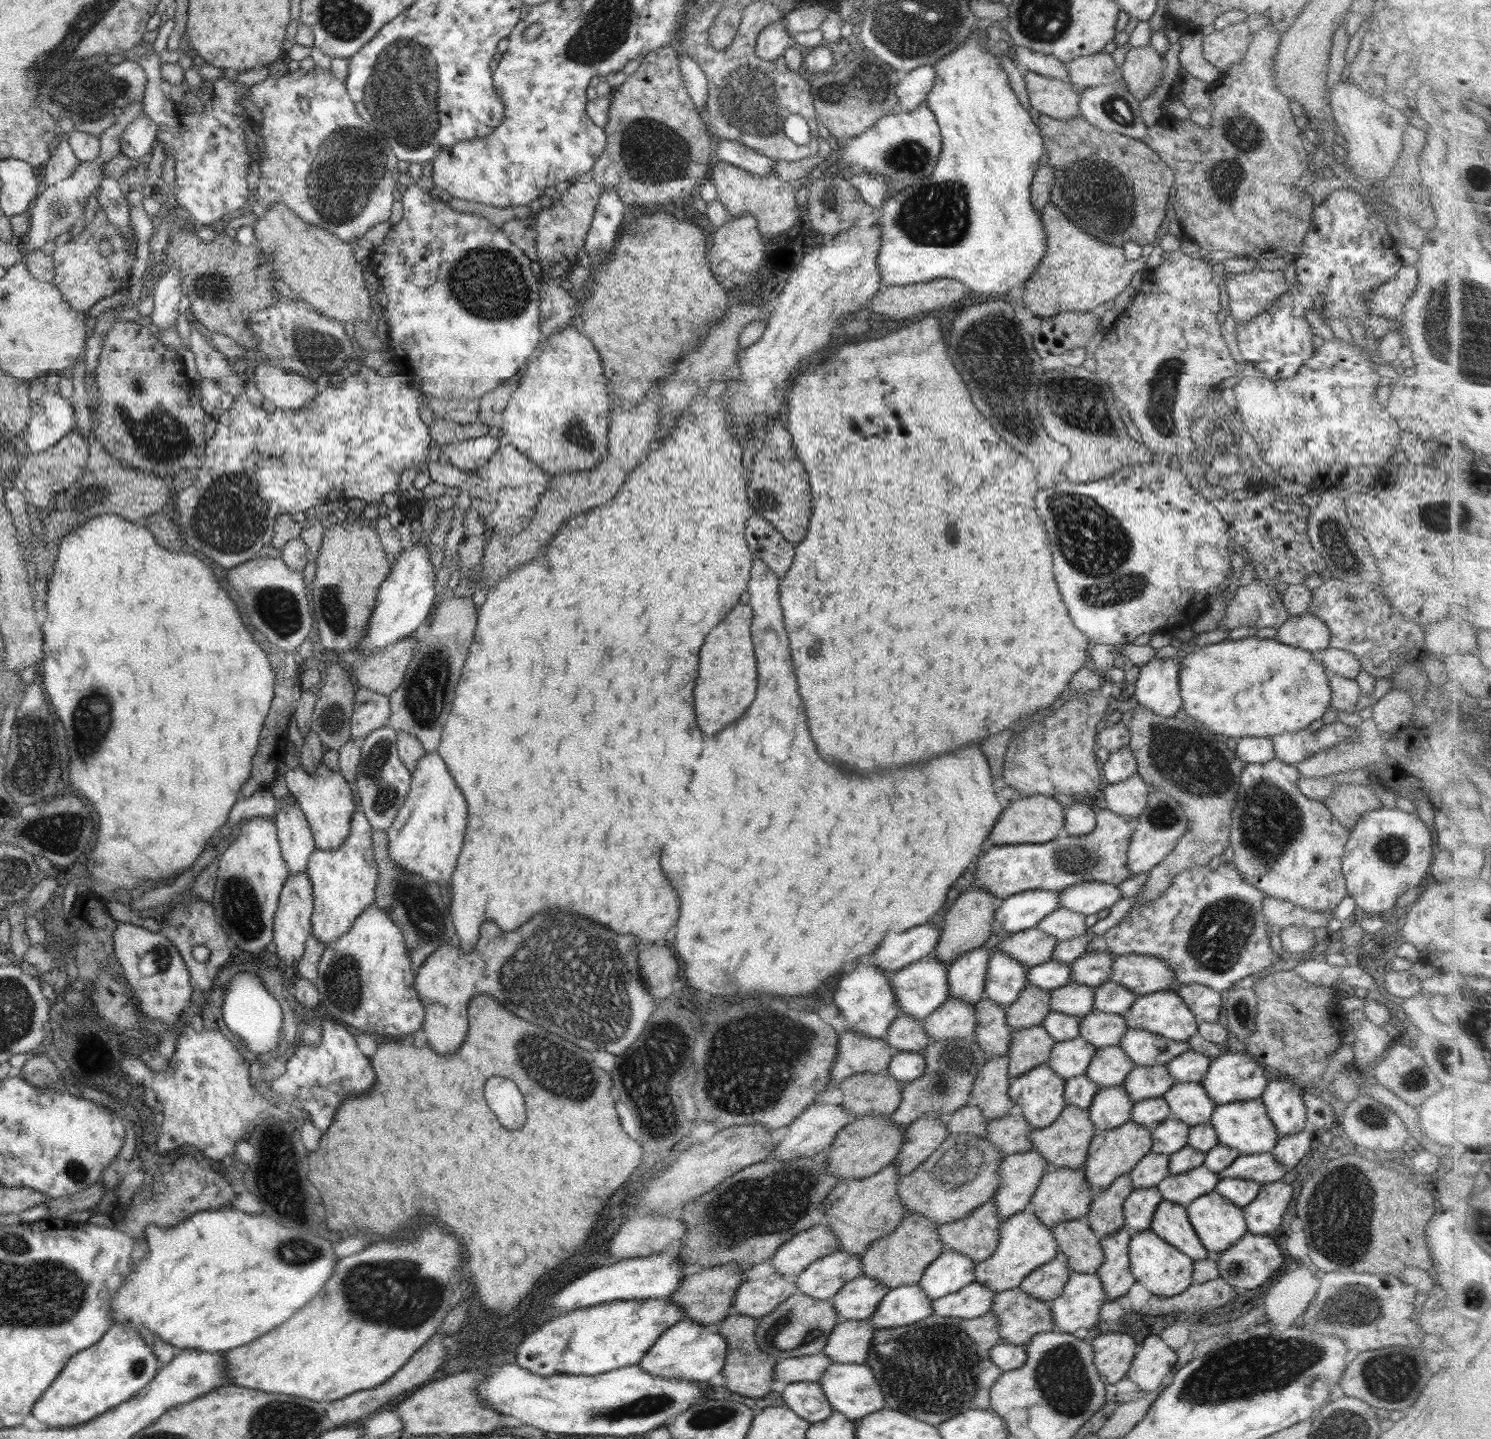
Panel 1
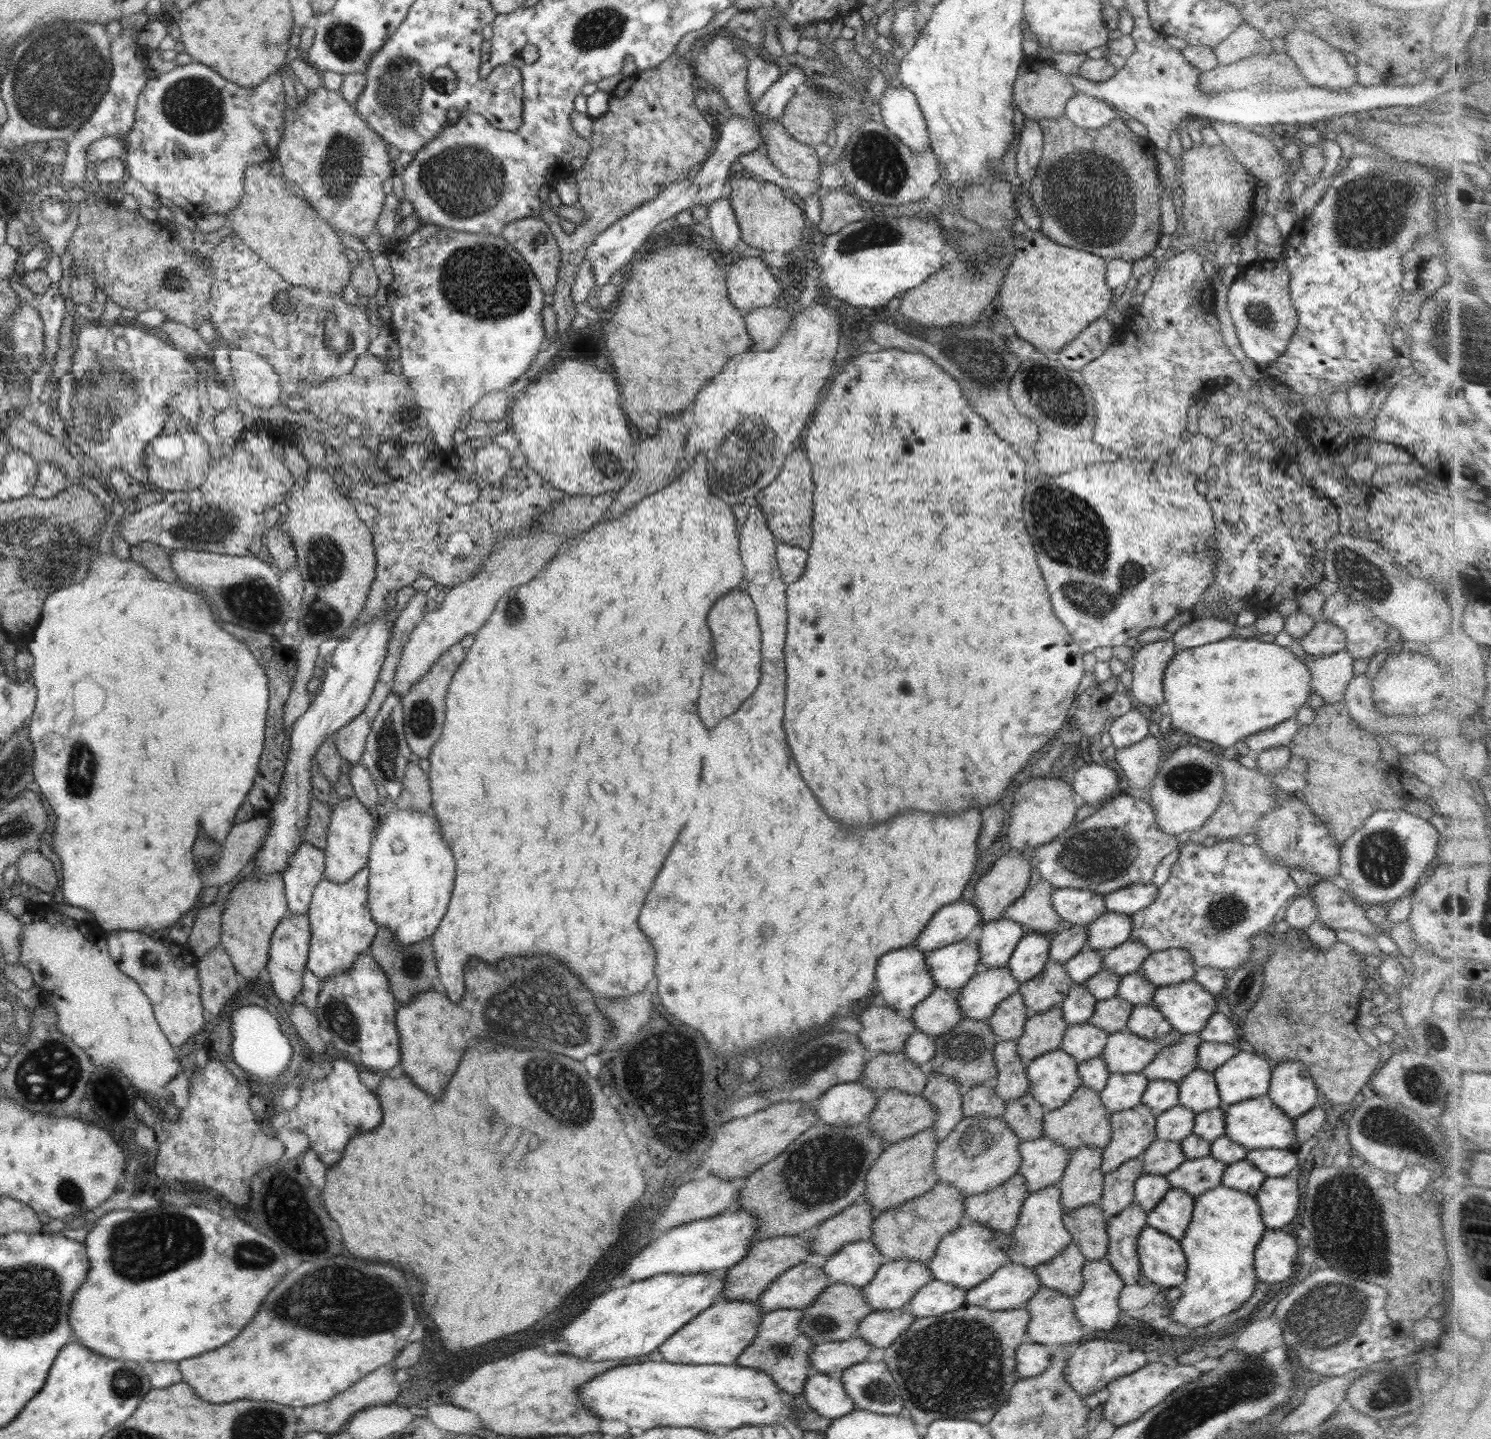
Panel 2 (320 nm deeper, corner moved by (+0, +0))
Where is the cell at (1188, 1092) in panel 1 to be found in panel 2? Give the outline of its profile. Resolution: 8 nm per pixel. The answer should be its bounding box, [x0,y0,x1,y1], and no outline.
[1179,1069,1224,1113]

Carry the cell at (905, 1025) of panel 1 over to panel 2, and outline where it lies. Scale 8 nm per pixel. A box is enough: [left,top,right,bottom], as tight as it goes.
[911,988,964,1037]

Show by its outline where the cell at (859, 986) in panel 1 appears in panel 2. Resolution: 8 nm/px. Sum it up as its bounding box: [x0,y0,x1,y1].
[875,945,936,1019]

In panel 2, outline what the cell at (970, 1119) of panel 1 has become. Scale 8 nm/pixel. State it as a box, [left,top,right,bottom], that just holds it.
[962,1083,1005,1117]

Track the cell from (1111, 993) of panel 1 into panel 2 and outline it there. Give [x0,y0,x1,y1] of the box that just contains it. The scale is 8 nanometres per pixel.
[1117,970,1156,1006]

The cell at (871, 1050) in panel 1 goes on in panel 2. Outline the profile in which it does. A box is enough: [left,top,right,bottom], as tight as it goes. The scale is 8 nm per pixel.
[857,1005,918,1055]

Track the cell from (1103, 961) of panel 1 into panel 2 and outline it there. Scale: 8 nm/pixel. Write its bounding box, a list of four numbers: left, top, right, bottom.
[1102,940,1151,977]

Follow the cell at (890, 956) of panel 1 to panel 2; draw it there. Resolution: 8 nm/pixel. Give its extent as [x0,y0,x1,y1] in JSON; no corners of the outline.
[913,899,981,954]

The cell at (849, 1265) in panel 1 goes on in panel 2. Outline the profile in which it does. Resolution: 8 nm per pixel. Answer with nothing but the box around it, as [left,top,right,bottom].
[823,1241,887,1289]

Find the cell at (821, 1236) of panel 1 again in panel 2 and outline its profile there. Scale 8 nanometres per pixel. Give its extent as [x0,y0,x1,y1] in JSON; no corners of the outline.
[808,1201,876,1255]

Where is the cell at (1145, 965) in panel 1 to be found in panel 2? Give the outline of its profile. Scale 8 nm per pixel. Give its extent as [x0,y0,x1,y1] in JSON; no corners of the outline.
[1140,948,1196,987]

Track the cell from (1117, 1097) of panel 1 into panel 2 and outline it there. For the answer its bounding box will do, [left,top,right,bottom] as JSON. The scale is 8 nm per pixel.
[1099,1073,1148,1114]

